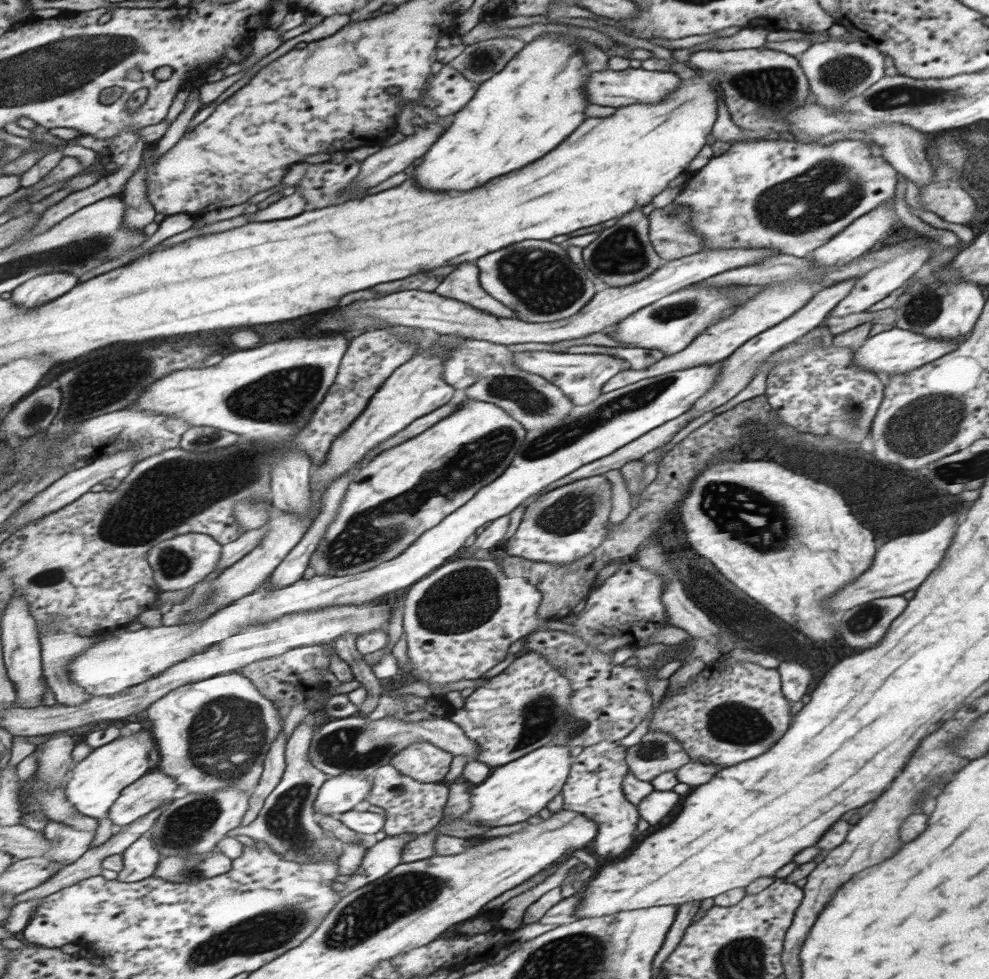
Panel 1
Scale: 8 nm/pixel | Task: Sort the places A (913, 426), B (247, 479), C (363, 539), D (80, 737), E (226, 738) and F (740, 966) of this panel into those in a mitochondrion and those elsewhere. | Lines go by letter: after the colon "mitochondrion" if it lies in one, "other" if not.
A: mitochondrion
B: mitochondrion
C: mitochondrion
D: other
E: mitochondrion
F: mitochondrion

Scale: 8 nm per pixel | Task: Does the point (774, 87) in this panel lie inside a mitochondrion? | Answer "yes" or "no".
yes

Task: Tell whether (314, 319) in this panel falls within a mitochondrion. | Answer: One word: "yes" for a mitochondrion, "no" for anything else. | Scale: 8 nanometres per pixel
no

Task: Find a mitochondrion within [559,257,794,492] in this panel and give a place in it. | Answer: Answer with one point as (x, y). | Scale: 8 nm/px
(674, 311)

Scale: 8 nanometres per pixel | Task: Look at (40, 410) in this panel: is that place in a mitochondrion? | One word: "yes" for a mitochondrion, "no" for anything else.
yes

